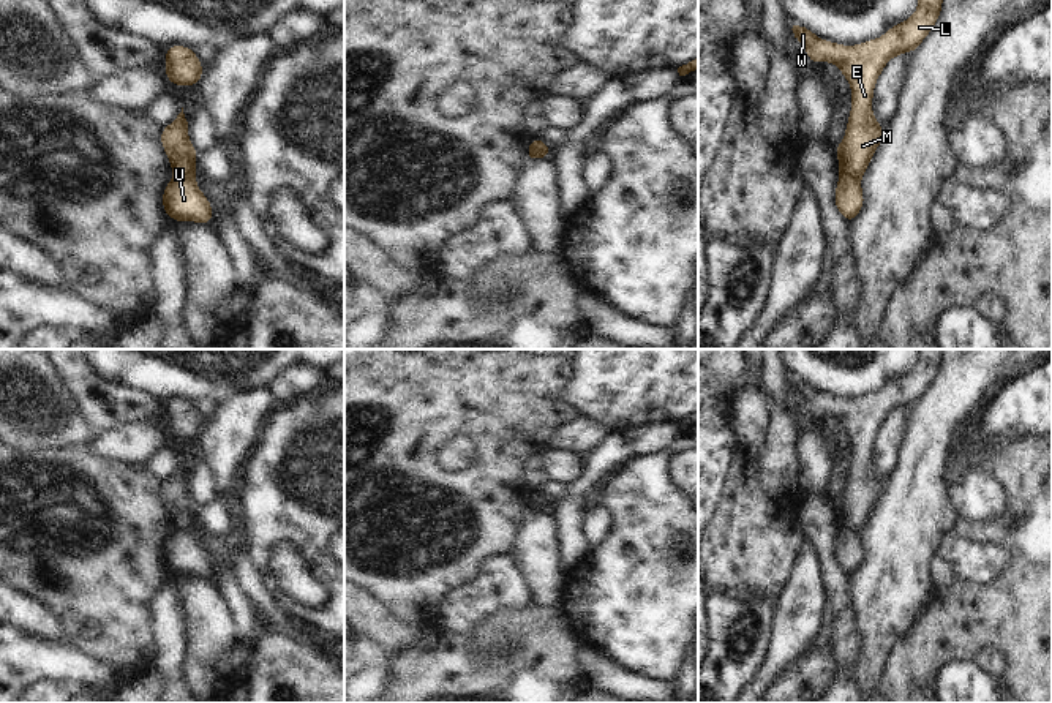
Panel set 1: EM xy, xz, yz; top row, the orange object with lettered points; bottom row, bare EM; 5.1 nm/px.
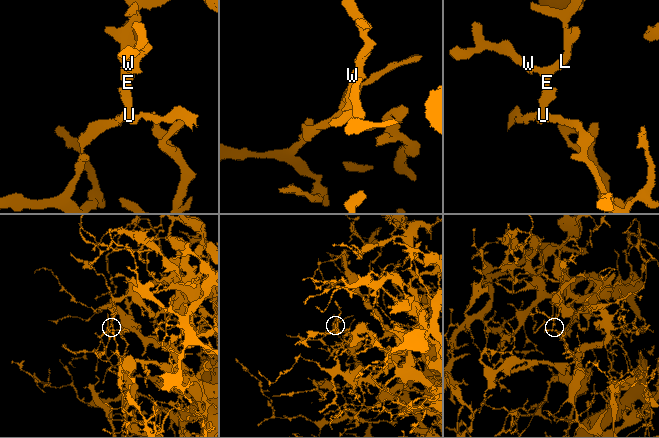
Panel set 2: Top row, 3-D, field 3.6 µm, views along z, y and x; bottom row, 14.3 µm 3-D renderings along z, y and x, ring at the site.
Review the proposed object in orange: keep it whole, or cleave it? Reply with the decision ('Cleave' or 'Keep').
Cleave.

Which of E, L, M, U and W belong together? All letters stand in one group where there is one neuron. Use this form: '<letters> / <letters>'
E L M W / U

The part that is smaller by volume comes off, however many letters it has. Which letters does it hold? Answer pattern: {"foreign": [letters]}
{"foreign": ["U"]}

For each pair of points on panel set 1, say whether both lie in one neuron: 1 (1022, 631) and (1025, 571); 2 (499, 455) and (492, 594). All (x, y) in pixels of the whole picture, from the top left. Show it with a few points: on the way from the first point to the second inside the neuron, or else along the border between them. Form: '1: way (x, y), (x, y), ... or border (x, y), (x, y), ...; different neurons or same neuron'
1: way (1025, 616), (1025, 585); same neuron
2: border (507, 552), (490, 555), (466, 582); different neurons

